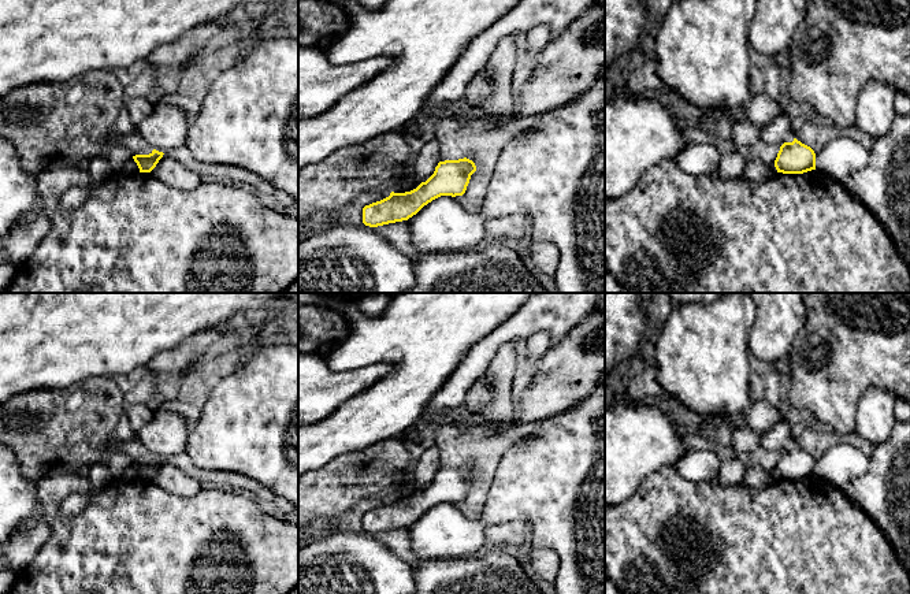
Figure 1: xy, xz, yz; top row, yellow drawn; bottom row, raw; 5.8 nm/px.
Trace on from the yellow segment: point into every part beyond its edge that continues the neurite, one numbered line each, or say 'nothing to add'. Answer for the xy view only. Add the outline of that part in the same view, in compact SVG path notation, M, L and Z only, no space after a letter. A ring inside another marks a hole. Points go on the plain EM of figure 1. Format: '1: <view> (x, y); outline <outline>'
nothing to add

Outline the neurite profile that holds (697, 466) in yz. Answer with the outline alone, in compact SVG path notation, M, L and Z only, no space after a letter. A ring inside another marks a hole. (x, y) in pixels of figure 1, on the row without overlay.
M687 450L676 463L675 468L680 476L694 483L712 480L717 476L721 461L707 450Z

